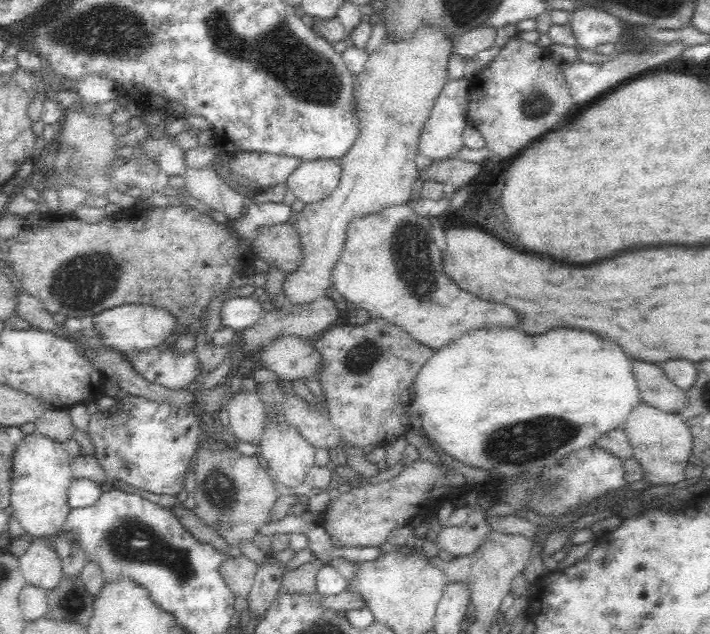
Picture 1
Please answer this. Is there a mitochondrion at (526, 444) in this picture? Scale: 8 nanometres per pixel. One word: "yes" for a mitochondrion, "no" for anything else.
yes

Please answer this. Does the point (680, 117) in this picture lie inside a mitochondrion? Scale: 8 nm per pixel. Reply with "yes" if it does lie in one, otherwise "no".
no

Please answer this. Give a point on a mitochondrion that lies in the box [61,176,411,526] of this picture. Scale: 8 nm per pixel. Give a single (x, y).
(216, 488)

